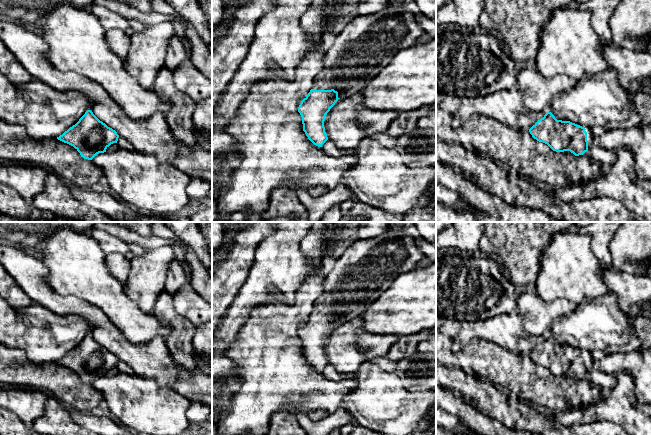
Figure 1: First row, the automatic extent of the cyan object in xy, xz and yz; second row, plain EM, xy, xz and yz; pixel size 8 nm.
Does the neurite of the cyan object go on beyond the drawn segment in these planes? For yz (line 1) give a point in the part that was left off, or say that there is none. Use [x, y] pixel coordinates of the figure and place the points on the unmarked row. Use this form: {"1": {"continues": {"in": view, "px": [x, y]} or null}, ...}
{"1": {"continues": {"in": "yz", "px": [606, 382]}}}

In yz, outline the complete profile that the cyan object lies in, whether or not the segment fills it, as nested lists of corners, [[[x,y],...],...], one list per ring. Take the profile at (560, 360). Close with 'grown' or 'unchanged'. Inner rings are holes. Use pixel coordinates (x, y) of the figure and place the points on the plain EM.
[[[547,336],[529,356],[534,363],[547,368],[553,375],[570,375],[575,380],[585,376],[602,391],[608,392],[617,384],[619,374],[606,374],[595,368],[595,363],[580,349],[570,345],[557,344]]]; grown

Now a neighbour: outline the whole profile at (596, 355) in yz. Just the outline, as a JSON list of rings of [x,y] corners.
[[[596,349],[587,354],[587,357],[589,357],[594,363],[597,363],[605,356],[607,356],[605,350],[599,350],[599,349]]]

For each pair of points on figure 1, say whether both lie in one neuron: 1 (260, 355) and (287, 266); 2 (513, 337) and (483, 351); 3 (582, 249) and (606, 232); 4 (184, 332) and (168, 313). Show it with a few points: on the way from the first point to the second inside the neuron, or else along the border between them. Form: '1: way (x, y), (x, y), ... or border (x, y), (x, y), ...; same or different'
1: border (301, 283), (291, 303), (271, 291), (259, 305); different
2: border (474, 339), (487, 339), (519, 353); different
3: border (579, 232), (590, 236), (591, 251), (602, 264); different
4: way (180, 327), (171, 318); same

